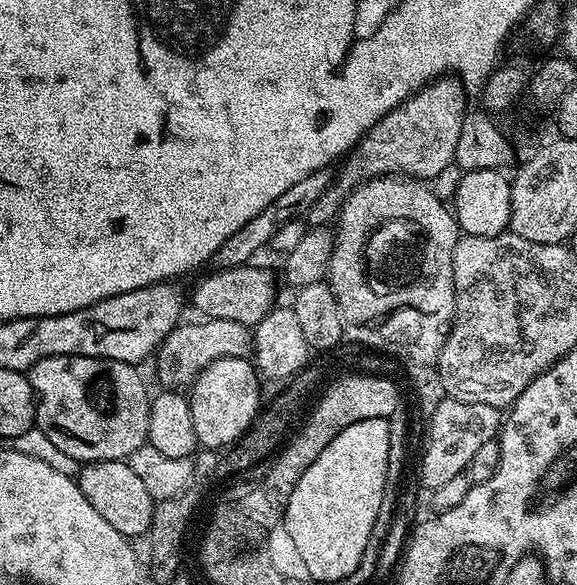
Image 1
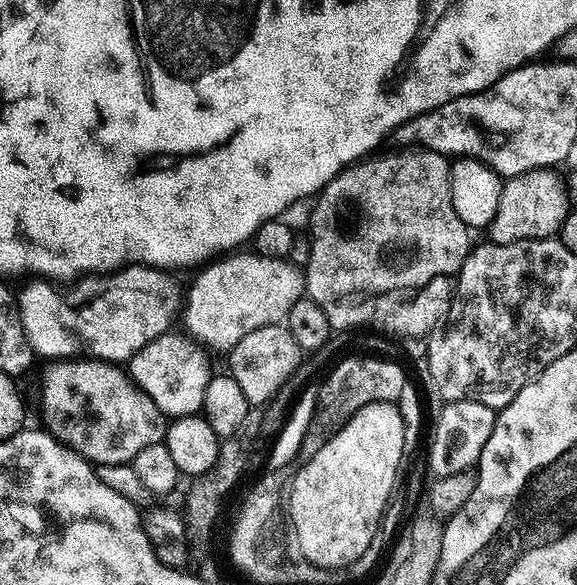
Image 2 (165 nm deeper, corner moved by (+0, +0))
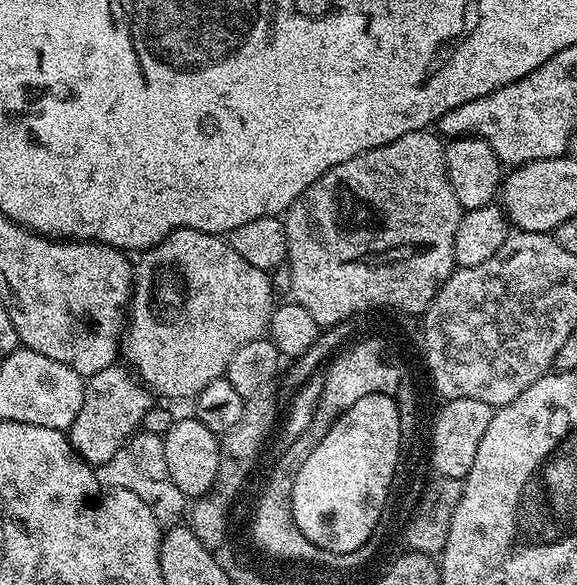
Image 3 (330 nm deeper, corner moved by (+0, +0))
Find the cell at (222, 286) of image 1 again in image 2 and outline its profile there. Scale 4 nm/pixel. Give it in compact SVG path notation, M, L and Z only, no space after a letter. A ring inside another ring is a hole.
M130 264L125 267L119 268L116 272L109 272L107 274L93 274L77 279L75 283L71 285L72 288L69 292L55 292L53 285L49 281L43 278L33 279L32 284L28 284L24 289L19 289L18 303L20 306L20 317L22 318L22 326L24 327L24 333L26 338L30 342L33 353L37 357L44 356L43 358L80 358L87 354L89 357L97 360L106 360L109 362L128 362L131 361L132 355L138 350L142 350L142 346L146 346L154 338L163 336L165 332L169 331L173 327L172 324L177 323L178 313L182 308L182 290L180 294L180 288L176 285L175 275L169 274L167 271L153 268L146 264Z

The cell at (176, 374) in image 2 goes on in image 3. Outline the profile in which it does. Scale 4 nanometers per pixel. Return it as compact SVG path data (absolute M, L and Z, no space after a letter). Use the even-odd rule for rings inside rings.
M113 366L98 370L84 381L84 401L78 418L67 428L68 443L89 466L104 464L136 435L143 418L154 406L154 396L127 367Z

